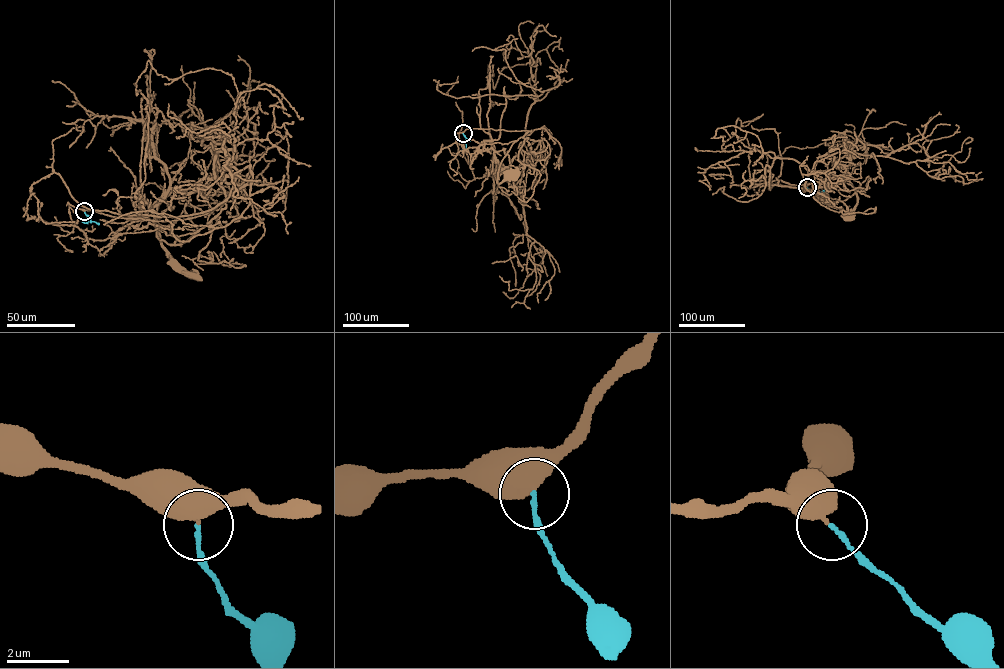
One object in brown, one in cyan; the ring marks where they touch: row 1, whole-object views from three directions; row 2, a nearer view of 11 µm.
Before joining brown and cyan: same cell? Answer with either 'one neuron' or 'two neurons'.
one neuron

